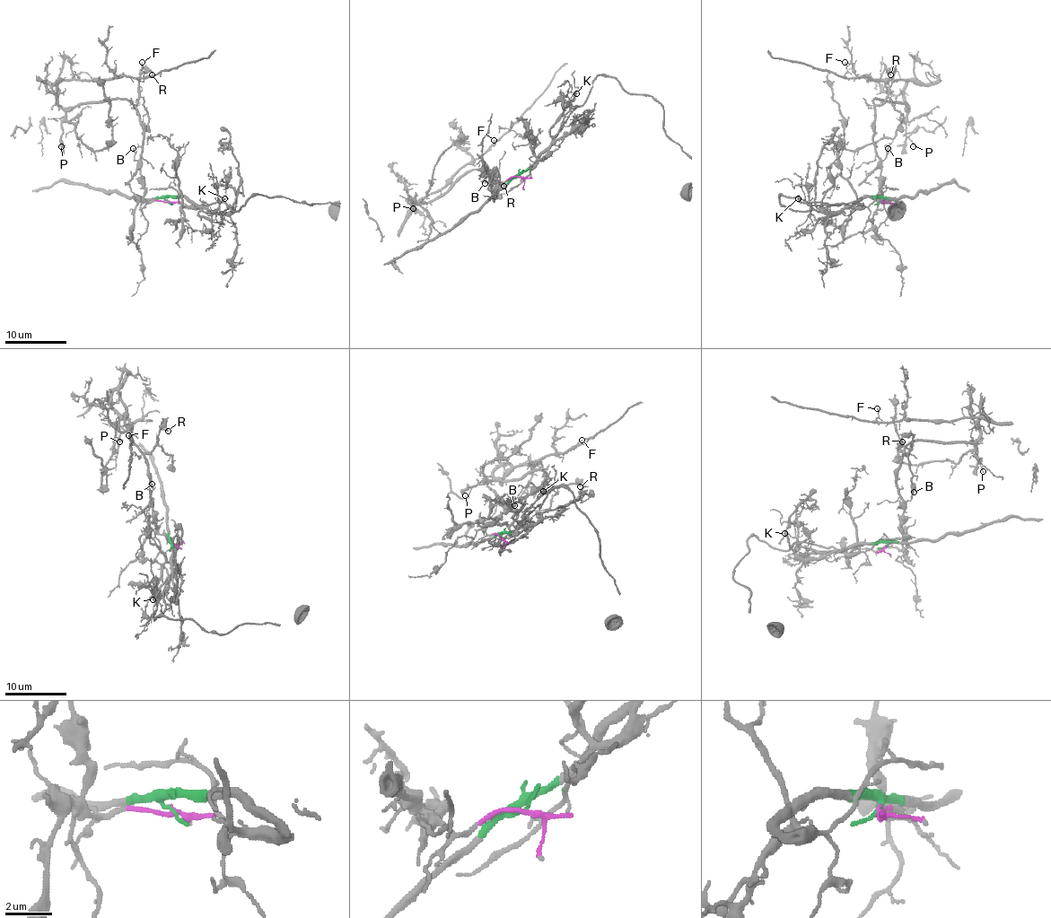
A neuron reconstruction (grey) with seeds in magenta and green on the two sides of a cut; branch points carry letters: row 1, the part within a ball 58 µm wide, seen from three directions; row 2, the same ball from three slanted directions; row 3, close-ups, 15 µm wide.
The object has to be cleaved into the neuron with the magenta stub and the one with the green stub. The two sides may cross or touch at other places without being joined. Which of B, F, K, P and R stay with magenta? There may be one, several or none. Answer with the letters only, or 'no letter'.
B, F, P, R

